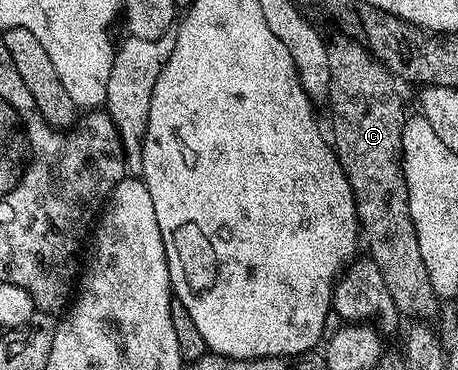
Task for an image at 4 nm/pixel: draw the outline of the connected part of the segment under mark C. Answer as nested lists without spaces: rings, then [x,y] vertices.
[[[336,31],[327,42],[330,91],[326,108],[332,112],[330,144],[354,191],[360,231],[363,240],[368,240],[367,256],[378,263],[378,271],[382,271],[382,279],[386,279],[386,291],[390,291],[390,299],[394,299],[396,308],[405,318],[432,319],[428,317],[435,315],[438,298],[430,287],[430,275],[426,275],[426,263],[422,263],[414,219],[410,219],[402,159],[406,112],[396,90],[397,78],[355,36]]]

